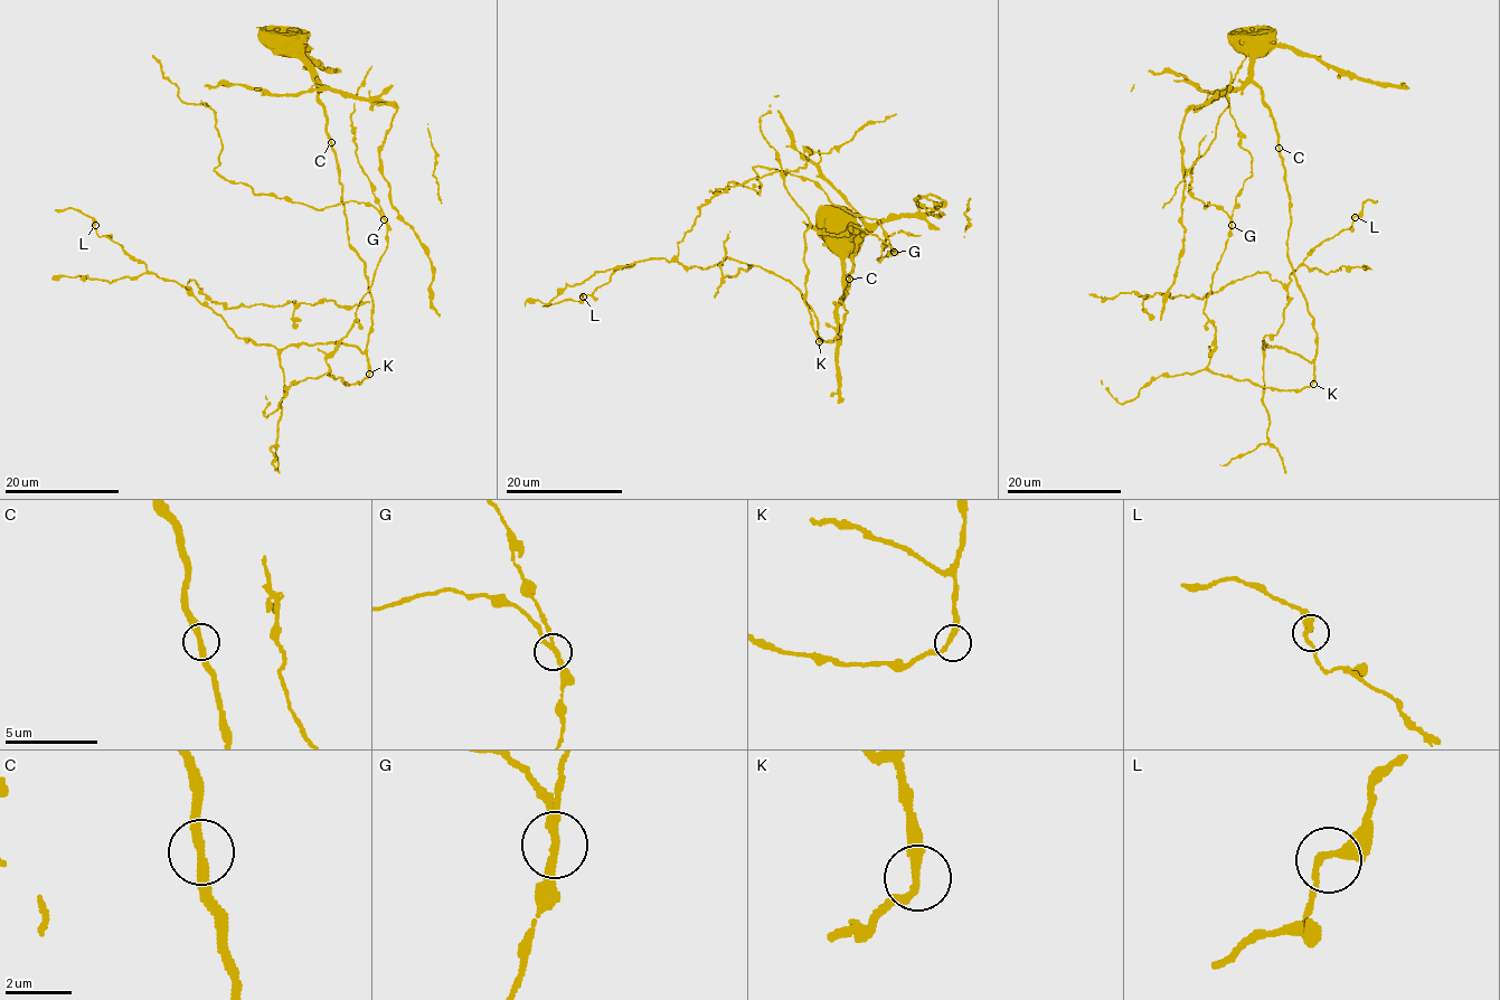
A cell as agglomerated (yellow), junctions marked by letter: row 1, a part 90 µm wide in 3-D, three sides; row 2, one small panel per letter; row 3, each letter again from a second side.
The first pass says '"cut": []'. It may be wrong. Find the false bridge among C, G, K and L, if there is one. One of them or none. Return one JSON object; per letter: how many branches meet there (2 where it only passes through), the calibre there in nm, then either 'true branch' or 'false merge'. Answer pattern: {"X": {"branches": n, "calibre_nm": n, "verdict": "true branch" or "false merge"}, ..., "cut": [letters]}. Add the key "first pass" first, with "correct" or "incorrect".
{"first pass": "incorrect", "C": {"branches": 2, "calibre_nm": 280, "verdict": "true branch"}, "G": {"branches": 2, "calibre_nm": 280, "verdict": "false merge"}, "K": {"branches": 2, "calibre_nm": 260, "verdict": "true branch"}, "L": {"branches": 2, "calibre_nm": 280, "verdict": "true branch"}, "cut": ["G"]}

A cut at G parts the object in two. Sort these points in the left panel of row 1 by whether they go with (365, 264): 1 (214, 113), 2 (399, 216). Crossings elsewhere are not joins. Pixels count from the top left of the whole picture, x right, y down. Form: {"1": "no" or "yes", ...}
{"1": "no", "2": "yes"}

